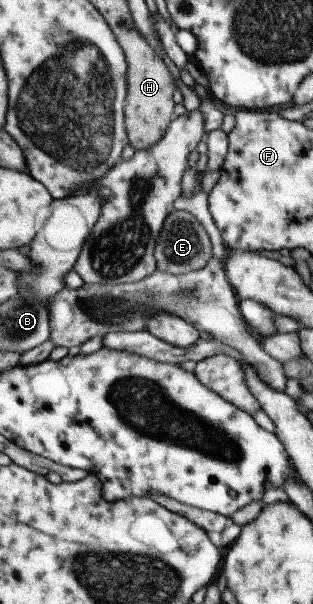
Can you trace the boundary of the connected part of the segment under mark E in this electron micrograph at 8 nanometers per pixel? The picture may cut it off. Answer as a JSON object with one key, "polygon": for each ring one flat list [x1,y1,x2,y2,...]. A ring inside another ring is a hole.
{"polygon":[[173,210,168,214,168,220,164,223,163,232,155,250,160,270,178,276,196,272,208,266,213,254,213,242,210,234,195,213,186,210]]}

